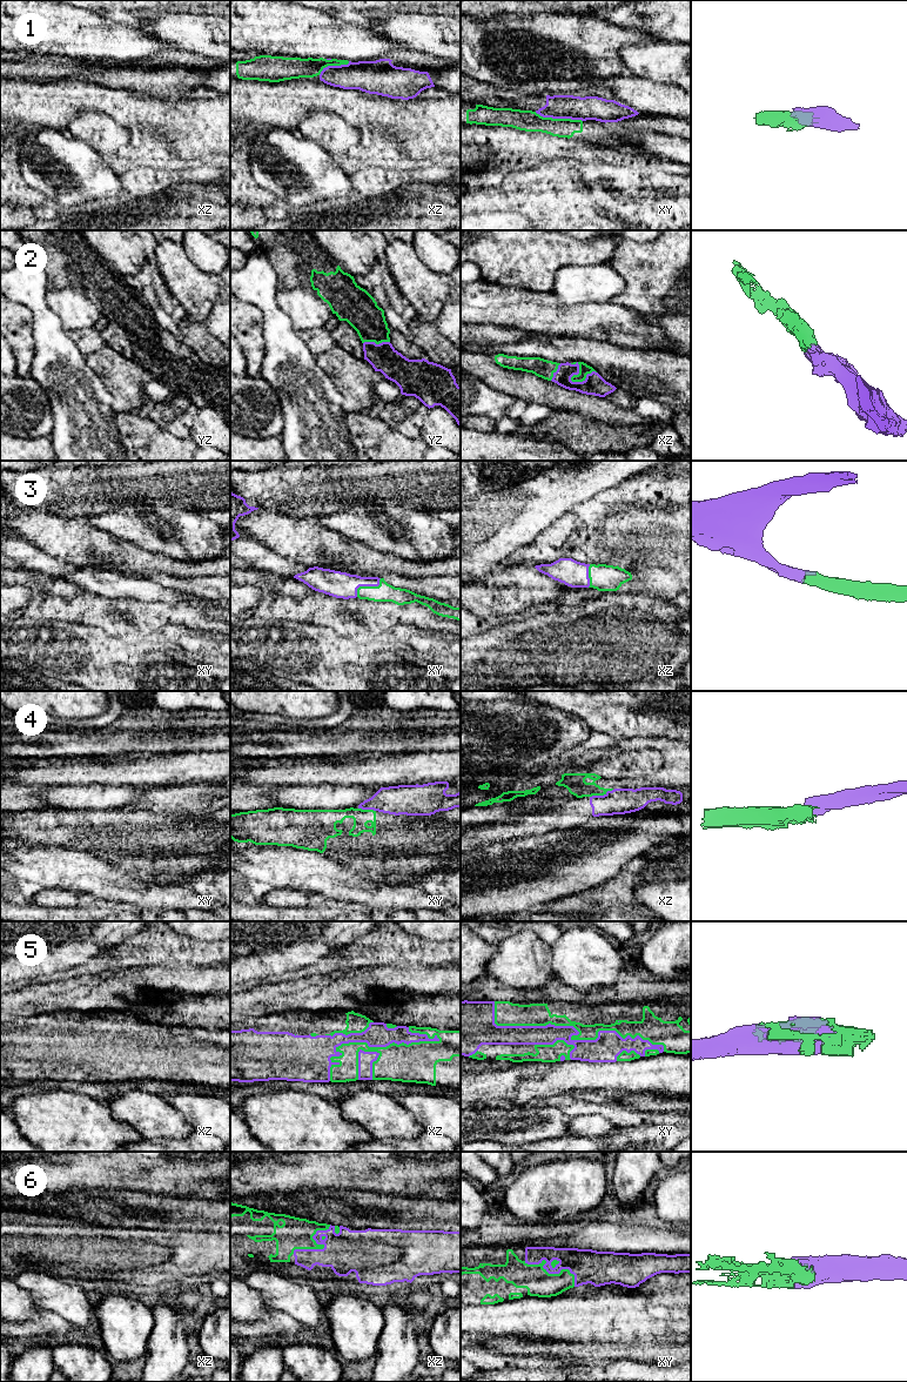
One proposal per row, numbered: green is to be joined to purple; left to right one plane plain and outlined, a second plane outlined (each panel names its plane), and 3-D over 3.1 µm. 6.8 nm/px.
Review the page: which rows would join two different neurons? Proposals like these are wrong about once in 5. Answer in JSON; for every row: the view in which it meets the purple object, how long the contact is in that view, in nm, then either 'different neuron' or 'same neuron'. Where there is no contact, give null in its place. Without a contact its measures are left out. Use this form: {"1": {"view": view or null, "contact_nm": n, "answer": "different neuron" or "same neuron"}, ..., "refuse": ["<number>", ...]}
{"1": {"view": "xy", "contact_nm": 340, "answer": "different neuron"}, "2": {"view": "xz", "contact_nm": 200, "answer": "same neuron"}, "3": {"view": "xy", "contact_nm": 220, "answer": "same neuron"}, "4": {"view": "xz", "contact_nm": 170, "answer": "different neuron"}, "5": {"view": "xy", "contact_nm": 1200, "answer": "same neuron"}, "6": {"view": "xy", "contact_nm": 400, "answer": "same neuron"}, "refuse": ["1", "4"]}

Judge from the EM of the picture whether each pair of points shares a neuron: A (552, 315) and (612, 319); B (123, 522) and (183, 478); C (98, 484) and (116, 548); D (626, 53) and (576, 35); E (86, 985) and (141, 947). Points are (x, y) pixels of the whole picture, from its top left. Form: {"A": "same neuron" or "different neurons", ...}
{"A": "same neuron", "B": "different neurons", "C": "different neurons", "D": "different neurons", "E": "different neurons"}

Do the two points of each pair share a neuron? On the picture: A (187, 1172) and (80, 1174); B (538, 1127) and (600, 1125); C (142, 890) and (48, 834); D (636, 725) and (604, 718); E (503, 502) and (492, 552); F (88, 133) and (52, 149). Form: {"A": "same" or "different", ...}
{"A": "same", "B": "same", "C": "different", "D": "same", "E": "same", "F": "different"}

